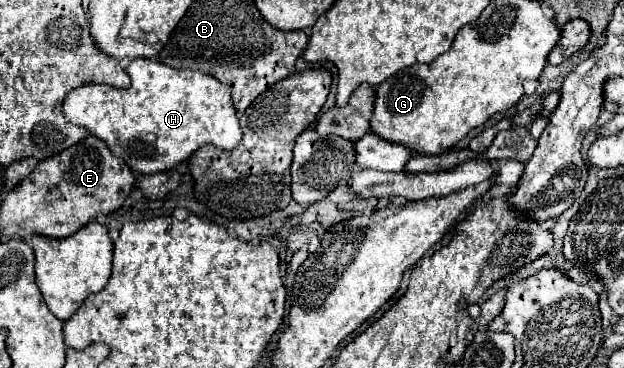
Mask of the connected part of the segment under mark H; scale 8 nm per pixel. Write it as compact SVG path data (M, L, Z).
M137 58L127 66L131 86L125 90L87 84L63 100L65 118L87 128L103 140L113 156L121 158L135 174L173 170L201 146L213 144L233 150L241 142L241 126L231 104L229 88L197 70L169 68L151 58Z

